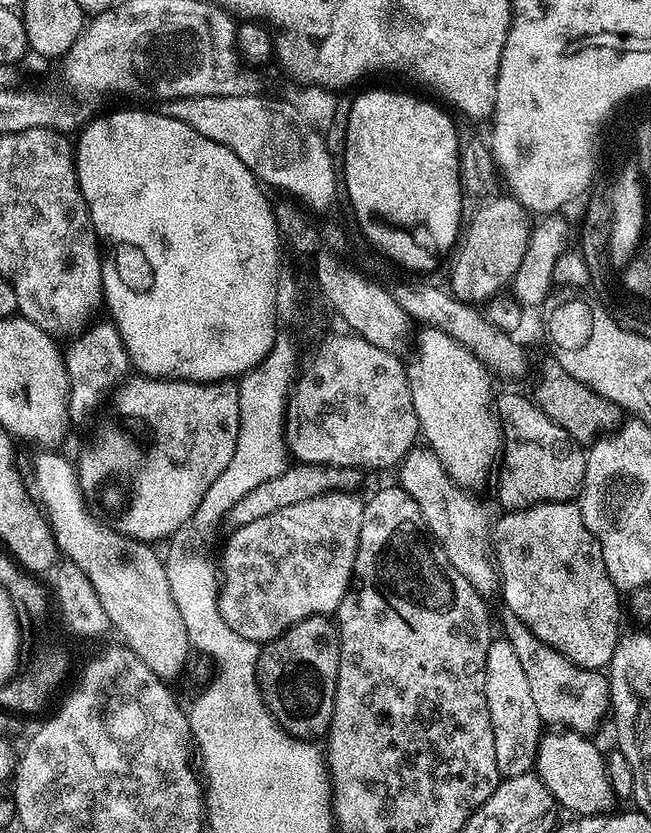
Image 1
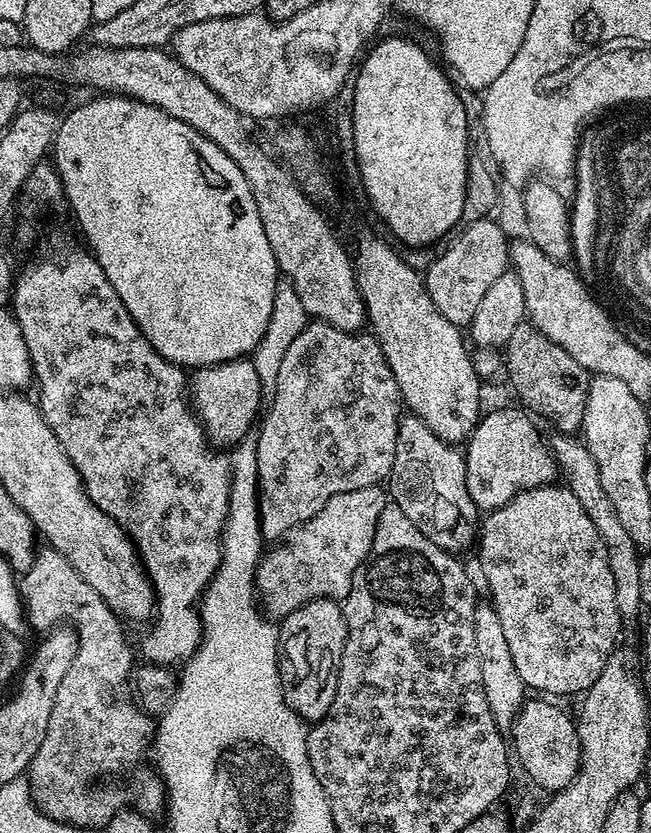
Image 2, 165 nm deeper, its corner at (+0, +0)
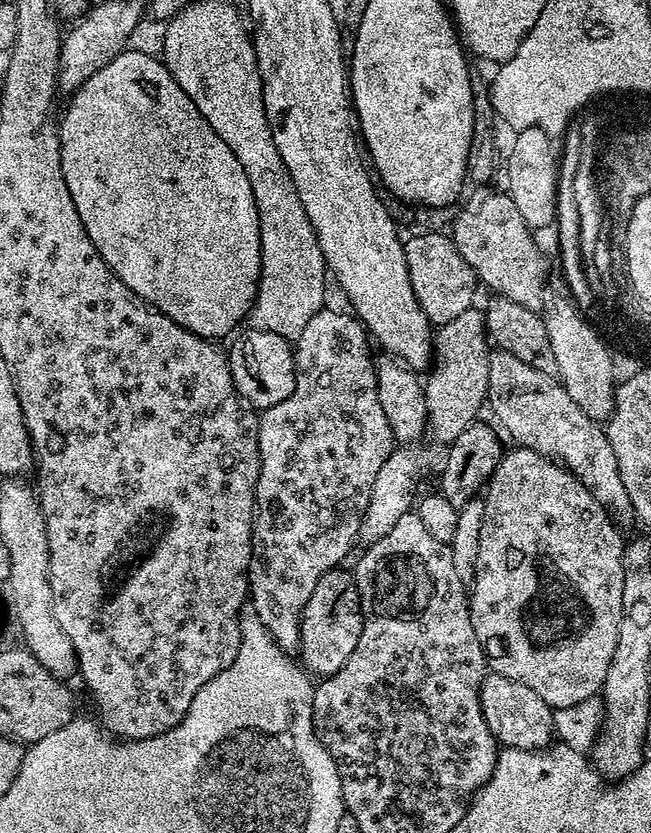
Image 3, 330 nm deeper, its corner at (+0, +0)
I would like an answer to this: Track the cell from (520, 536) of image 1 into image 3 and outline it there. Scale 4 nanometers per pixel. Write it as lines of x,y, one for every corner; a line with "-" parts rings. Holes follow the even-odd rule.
529,448
513,449
501,455
482,496
482,530
474,578
467,593
468,613
489,669
497,676
530,686
555,710
583,702
604,687
614,646
618,646
626,540
620,537
616,521
573,472

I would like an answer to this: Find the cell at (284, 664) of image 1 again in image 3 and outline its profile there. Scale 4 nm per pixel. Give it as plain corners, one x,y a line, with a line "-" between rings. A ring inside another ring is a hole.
337,566
318,578
318,586
314,586
314,594
310,594
310,602
306,602
300,615
298,660
316,678
333,676
342,670
346,658
354,654
358,638
362,638
364,615
356,589
356,578
351,571
344,570

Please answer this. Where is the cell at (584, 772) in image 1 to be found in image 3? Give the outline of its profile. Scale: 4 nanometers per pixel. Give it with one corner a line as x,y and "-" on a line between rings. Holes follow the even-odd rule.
485,675
480,687
482,714
486,718
486,726
490,726
490,734
494,734
497,745
505,748
521,748
531,752
547,749
553,743
551,708
530,686
522,686
522,682
514,682
505,676

